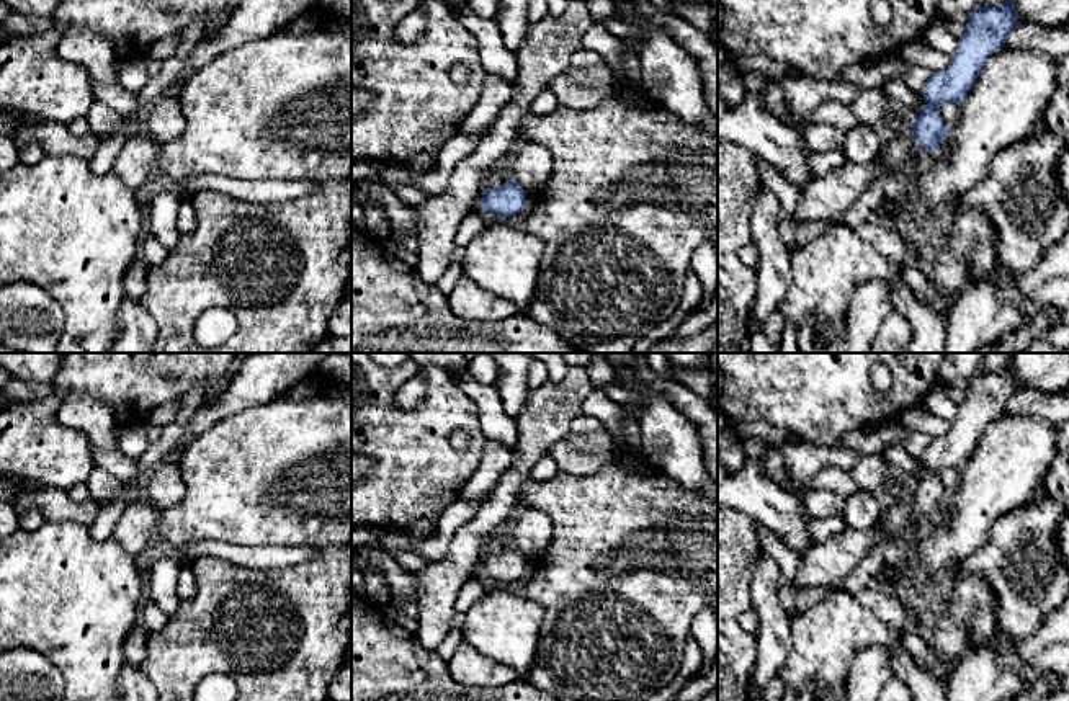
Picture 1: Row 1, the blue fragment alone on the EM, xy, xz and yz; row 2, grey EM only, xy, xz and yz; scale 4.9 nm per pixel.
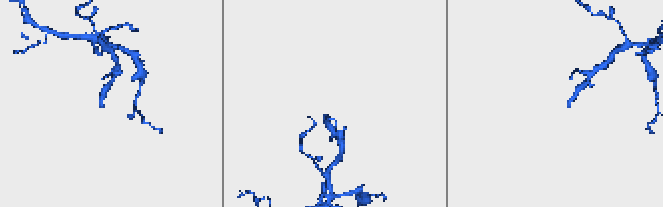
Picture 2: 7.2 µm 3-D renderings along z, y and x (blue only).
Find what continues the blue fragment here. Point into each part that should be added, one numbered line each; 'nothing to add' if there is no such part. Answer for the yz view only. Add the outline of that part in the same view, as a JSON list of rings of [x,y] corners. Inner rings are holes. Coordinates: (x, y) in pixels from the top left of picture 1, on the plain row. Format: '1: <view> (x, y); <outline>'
1: yz (829, 564); [[[909,498],[889,502],[878,523],[866,531],[845,529],[824,544],[812,546],[798,562],[794,587],[840,587],[857,564],[871,551],[876,534],[886,542],[897,542],[906,551],[922,518],[920,508]]]

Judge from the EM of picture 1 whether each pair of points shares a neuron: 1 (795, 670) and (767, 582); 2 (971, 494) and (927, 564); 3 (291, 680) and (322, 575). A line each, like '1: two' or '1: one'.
1: two
2: one
3: one

